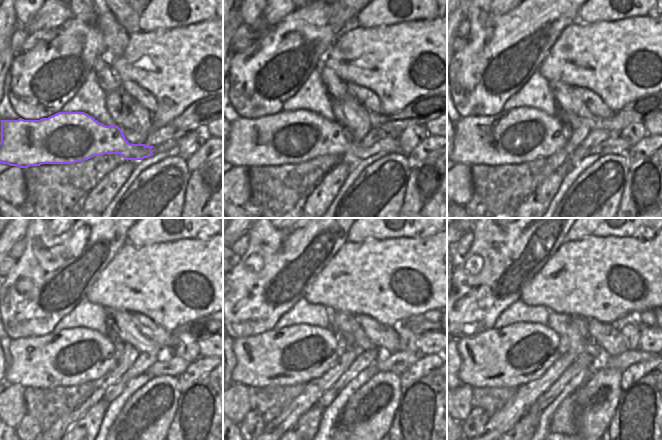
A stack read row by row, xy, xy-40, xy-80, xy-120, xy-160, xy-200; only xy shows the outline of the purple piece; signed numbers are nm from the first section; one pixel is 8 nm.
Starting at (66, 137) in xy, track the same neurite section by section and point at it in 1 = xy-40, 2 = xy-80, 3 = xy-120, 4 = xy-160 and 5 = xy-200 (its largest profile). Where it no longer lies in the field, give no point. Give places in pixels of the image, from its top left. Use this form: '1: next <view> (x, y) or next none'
1: next xy-40 (290, 136)
2: next xy-80 (518, 135)
3: next xy-120 (74, 356)
4: next xy-160 (296, 354)
5: next xy-200 (509, 357)

